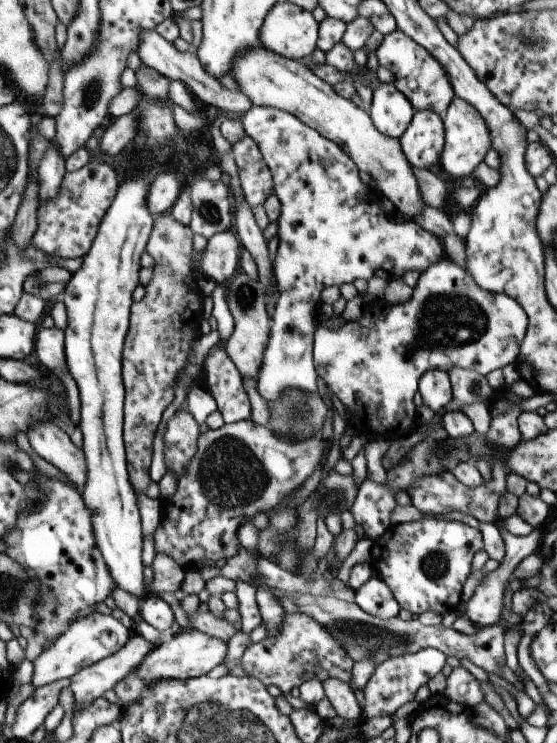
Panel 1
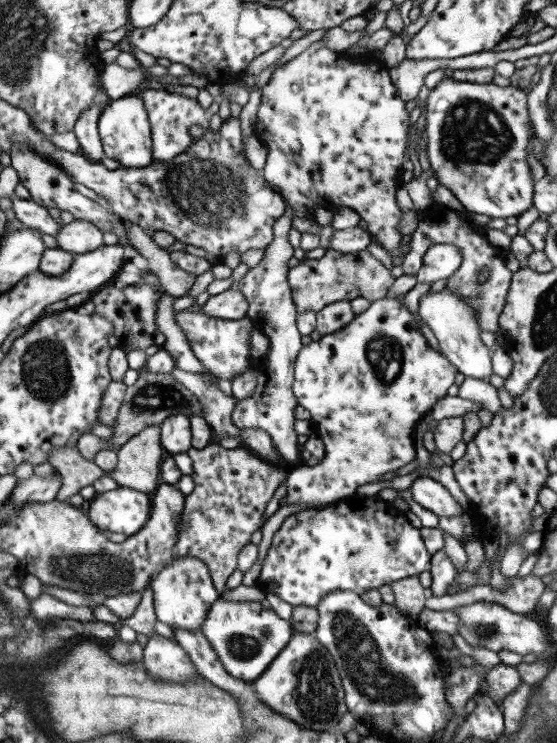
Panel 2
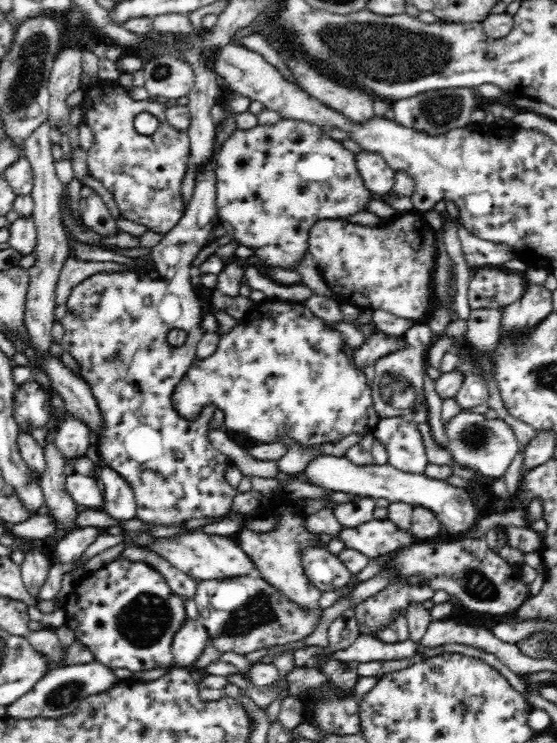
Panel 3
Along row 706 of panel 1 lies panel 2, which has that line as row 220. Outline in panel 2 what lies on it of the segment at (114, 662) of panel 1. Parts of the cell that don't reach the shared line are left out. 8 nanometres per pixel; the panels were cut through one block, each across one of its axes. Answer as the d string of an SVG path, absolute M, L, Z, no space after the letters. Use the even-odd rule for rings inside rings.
M73 219L61 225L56 234L57 249L70 252L72 255L91 252L102 245L102 232L86 220Z

